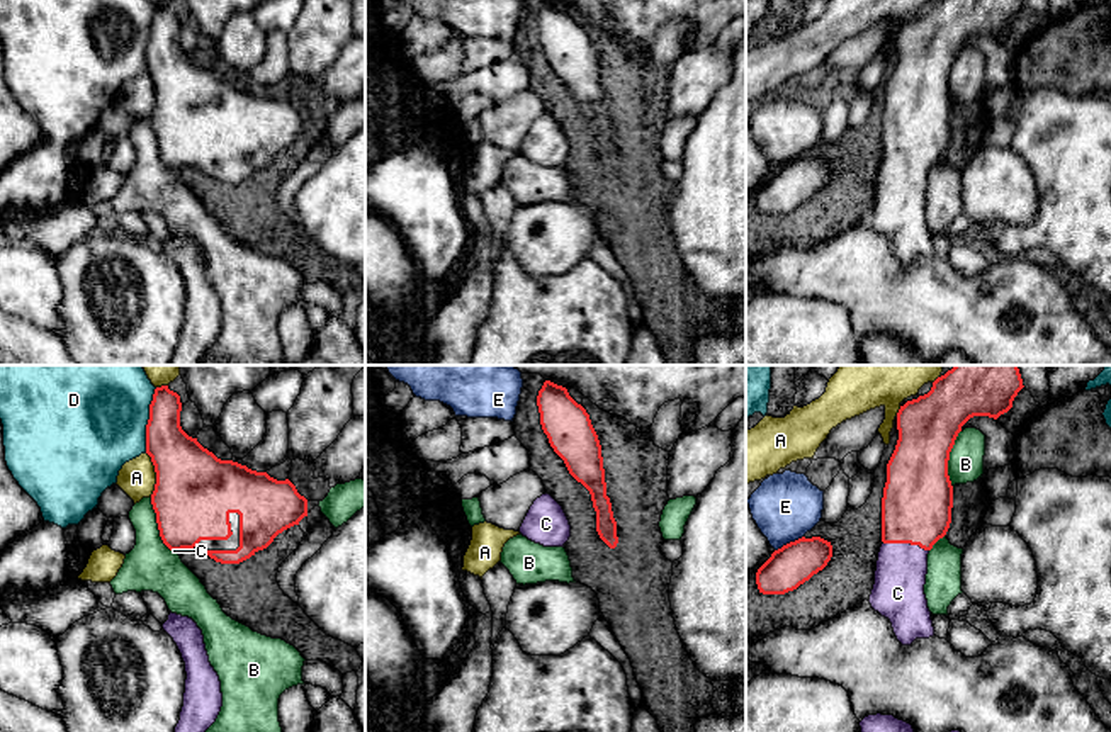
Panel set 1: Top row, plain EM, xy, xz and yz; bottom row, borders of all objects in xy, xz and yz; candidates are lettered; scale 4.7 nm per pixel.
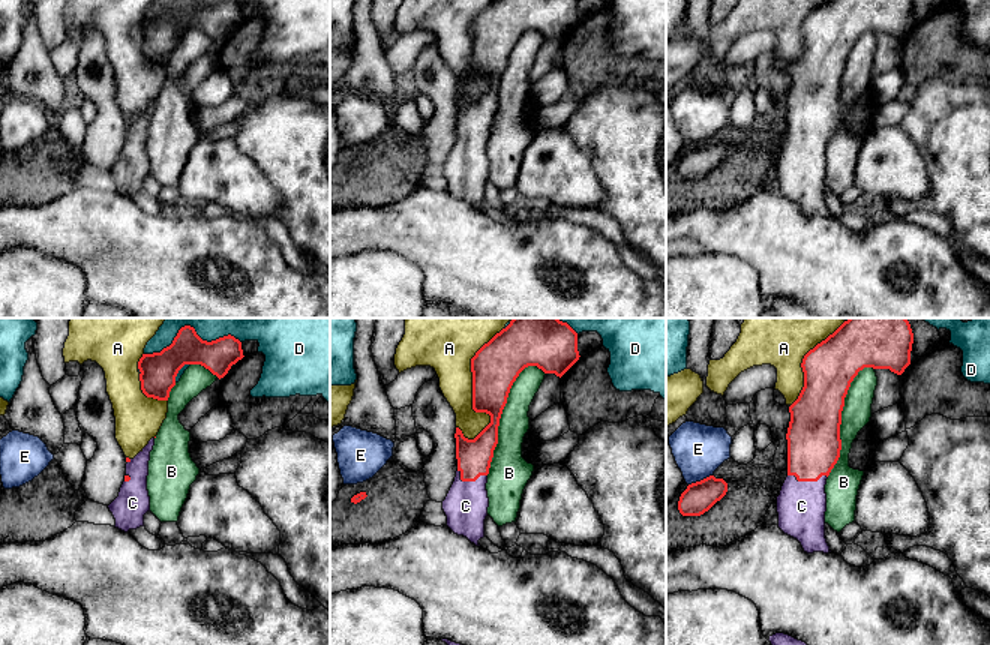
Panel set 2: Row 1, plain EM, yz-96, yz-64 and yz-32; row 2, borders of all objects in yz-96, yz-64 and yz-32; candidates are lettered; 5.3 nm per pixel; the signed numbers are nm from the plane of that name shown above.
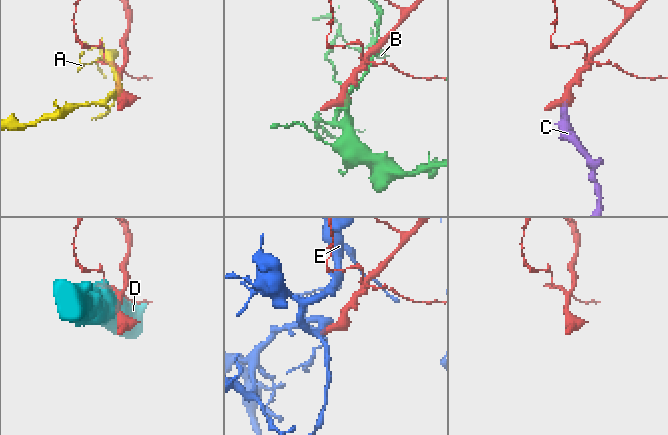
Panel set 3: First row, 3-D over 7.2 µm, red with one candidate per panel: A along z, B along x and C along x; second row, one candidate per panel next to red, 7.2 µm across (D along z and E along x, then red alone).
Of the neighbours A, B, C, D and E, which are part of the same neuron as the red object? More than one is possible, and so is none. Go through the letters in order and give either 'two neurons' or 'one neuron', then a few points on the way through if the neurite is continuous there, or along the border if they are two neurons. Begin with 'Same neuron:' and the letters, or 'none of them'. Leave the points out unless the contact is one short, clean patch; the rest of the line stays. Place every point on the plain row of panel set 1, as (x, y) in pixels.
Same neuron: C
A: two neurons
B: two neurons
C: one neuron; runs through yz (916, 128), (906, 162), (897, 213)
D: two neurons
E: two neurons

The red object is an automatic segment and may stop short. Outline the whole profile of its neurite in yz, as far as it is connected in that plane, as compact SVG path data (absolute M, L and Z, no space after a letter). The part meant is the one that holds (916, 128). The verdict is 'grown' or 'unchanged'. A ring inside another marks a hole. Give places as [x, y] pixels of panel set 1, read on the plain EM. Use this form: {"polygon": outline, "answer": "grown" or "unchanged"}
{"polygon": "M934 0L928 14L907 20L897 32L899 59L887 83L882 117L882 166L870 224L888 238L897 260L911 265L934 255L924 214L928 173L951 143L953 105L948 95L950 71L962 46L973 36L997 39L1012 27L1023 0Z", "answer": "grown"}

